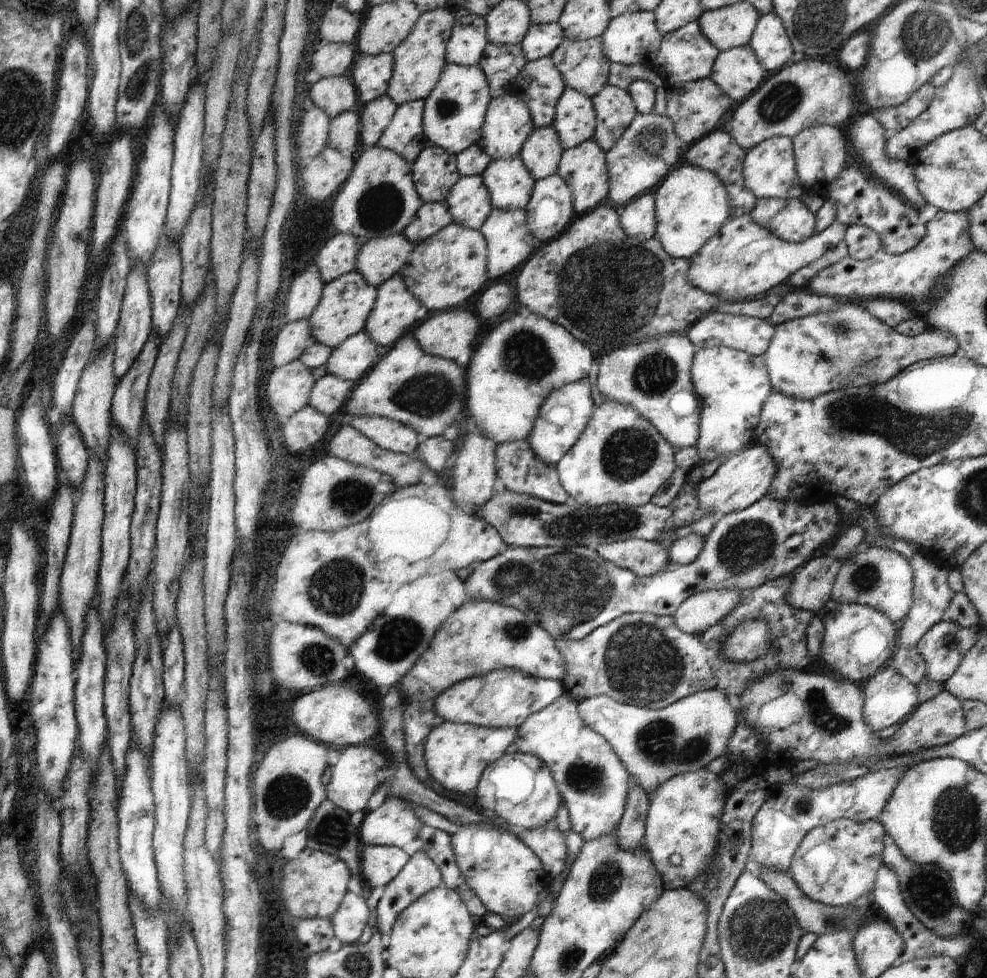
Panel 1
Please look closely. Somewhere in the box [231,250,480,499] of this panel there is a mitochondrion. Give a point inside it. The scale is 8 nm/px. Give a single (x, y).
(426, 395)

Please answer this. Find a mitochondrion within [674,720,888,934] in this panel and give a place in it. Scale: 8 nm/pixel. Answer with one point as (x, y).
(803, 806)

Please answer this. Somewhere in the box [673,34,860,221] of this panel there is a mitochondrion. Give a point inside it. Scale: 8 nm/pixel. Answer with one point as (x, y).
(779, 104)

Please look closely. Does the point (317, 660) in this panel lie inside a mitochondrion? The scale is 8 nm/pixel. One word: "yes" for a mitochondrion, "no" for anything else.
yes

